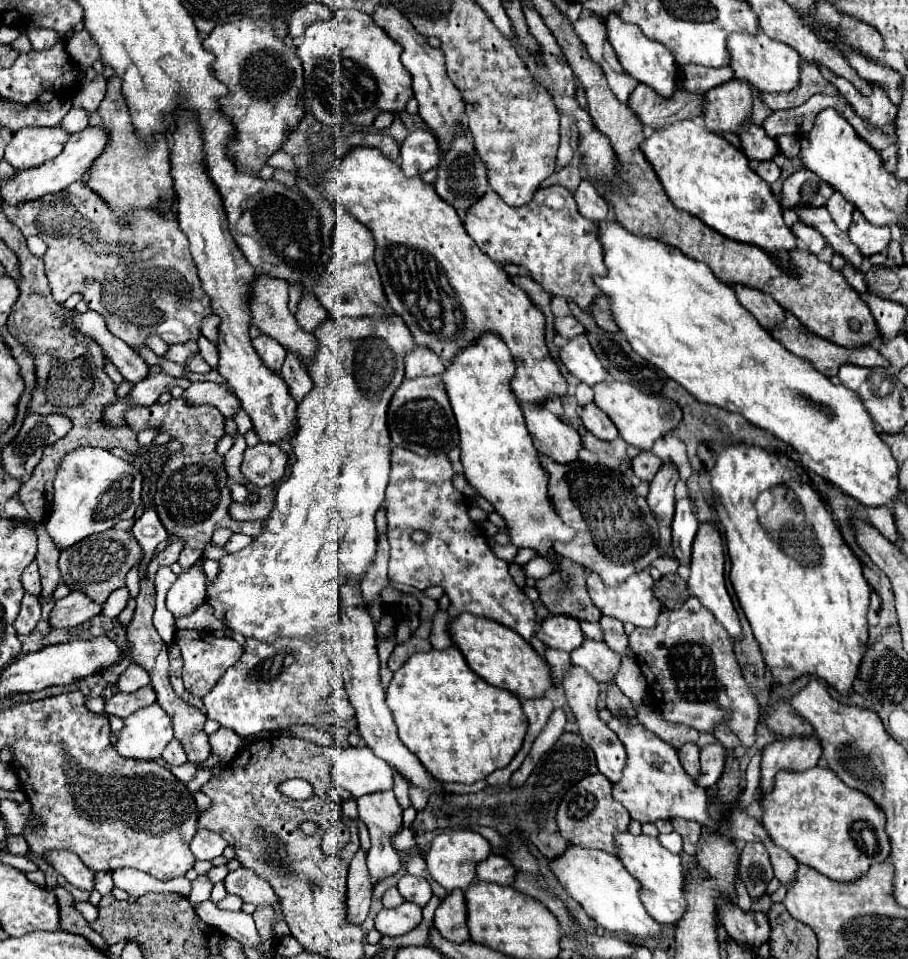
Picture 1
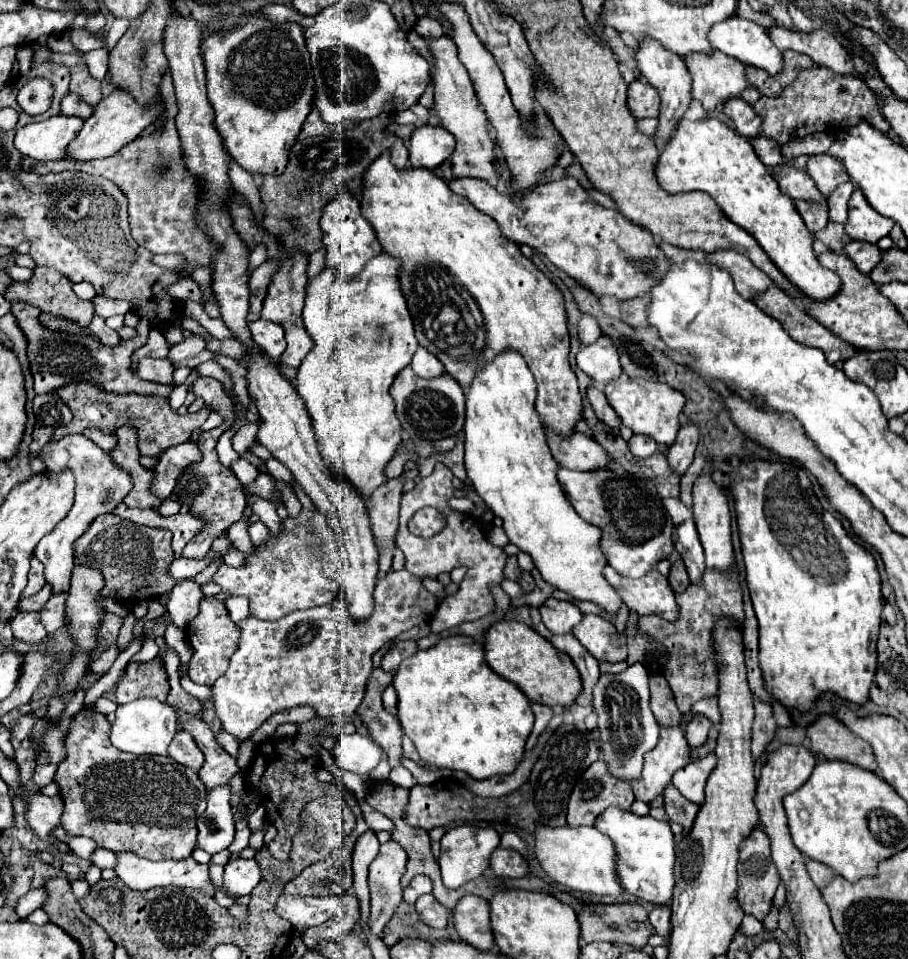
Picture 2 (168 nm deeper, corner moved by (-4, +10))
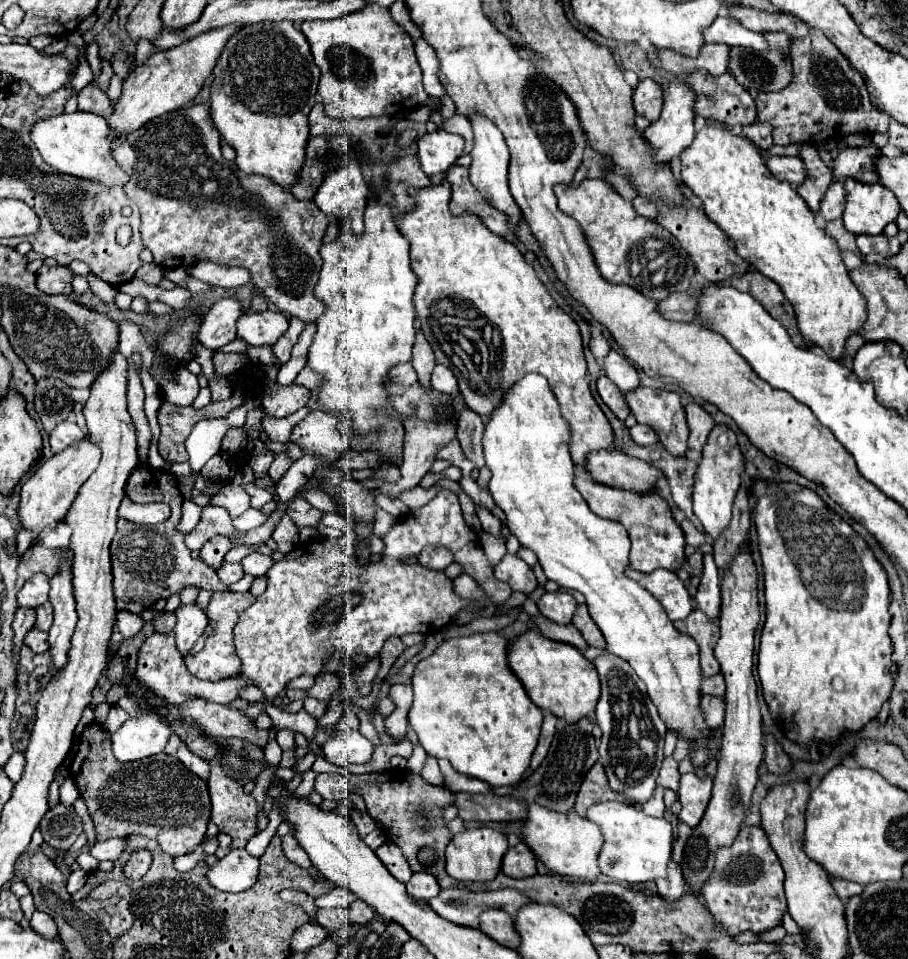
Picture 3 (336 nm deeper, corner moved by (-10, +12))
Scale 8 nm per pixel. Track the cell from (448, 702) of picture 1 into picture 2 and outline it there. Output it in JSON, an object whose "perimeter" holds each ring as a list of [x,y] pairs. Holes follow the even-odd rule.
{"perimeter":[[[449,636],[429,650],[419,650],[403,660],[393,686],[399,694],[397,716],[403,732],[413,740],[419,756],[435,766],[463,770],[475,780],[487,780],[497,774],[511,774],[525,754],[525,742],[533,728],[533,712],[527,696],[509,680],[495,674],[485,662],[483,644],[469,636]]]}

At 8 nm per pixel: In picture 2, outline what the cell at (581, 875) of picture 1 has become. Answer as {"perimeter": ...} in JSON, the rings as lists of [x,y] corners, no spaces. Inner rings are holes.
{"perimeter":[[[537,826],[535,828],[535,856],[549,878],[565,890],[577,890],[585,894],[597,896],[611,896],[615,902],[623,896],[623,888],[615,878],[615,846],[607,834],[589,828],[549,828]]]}

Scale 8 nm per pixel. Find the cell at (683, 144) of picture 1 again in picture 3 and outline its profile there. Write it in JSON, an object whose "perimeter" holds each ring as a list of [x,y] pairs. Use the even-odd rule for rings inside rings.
{"perimeter":[[[705,126],[695,134],[693,144],[687,146],[679,158],[681,178],[703,202],[703,210],[709,220],[721,226],[725,234],[735,242],[737,254],[747,258],[761,274],[779,284],[785,298],[795,308],[797,326],[805,340],[811,346],[819,346],[833,360],[845,356],[845,338],[855,334],[867,318],[865,300],[849,278],[849,272],[839,258],[839,248],[835,240],[815,224],[813,212],[809,212],[805,200],[801,200],[797,190],[785,182],[779,182],[769,172],[761,152],[749,138],[735,136],[727,128]]]}

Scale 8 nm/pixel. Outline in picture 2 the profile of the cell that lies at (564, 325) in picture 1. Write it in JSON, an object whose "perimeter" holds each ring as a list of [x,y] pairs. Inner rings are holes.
{"perimeter":[[[583,316],[583,318],[579,320],[579,340],[581,340],[581,344],[587,346],[587,344],[595,342],[599,336],[601,336],[601,328],[597,326],[595,318]]]}

